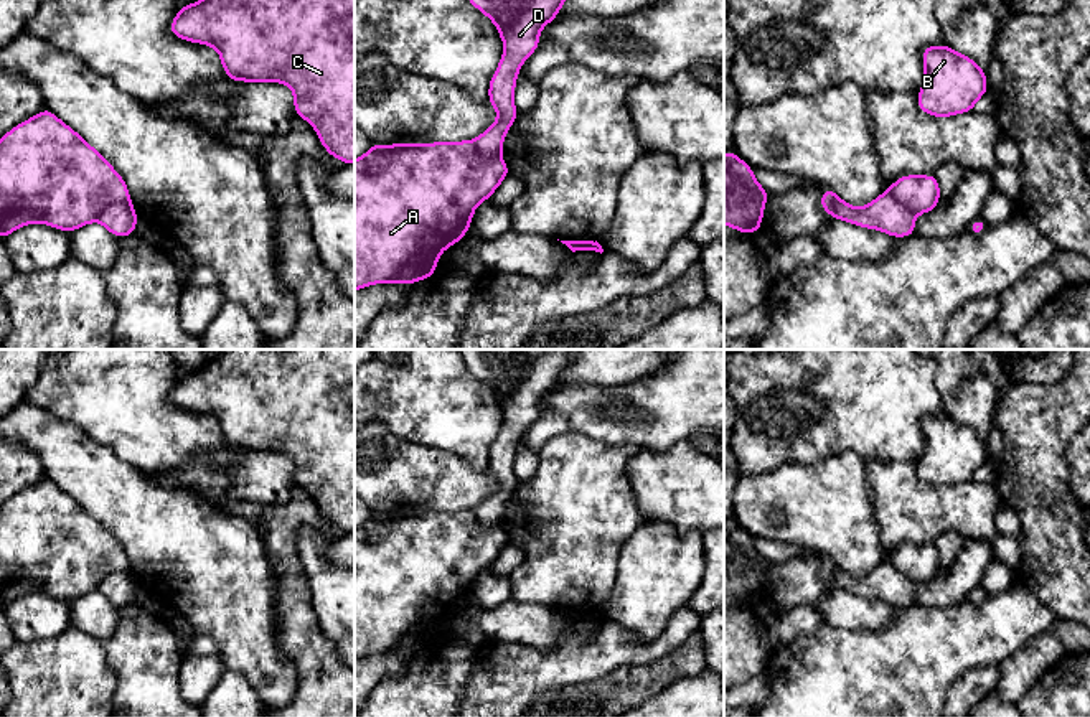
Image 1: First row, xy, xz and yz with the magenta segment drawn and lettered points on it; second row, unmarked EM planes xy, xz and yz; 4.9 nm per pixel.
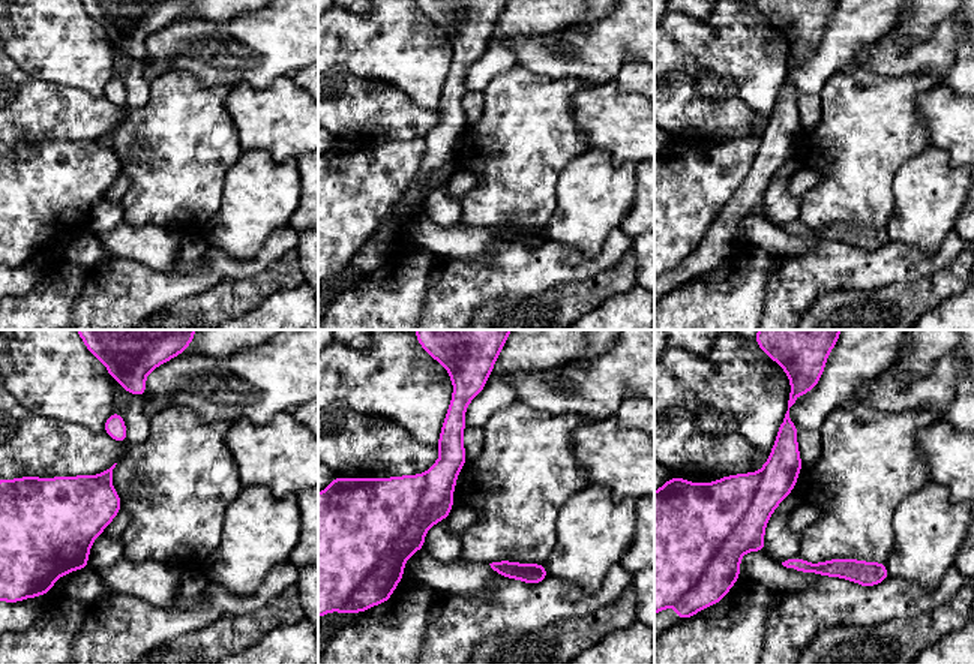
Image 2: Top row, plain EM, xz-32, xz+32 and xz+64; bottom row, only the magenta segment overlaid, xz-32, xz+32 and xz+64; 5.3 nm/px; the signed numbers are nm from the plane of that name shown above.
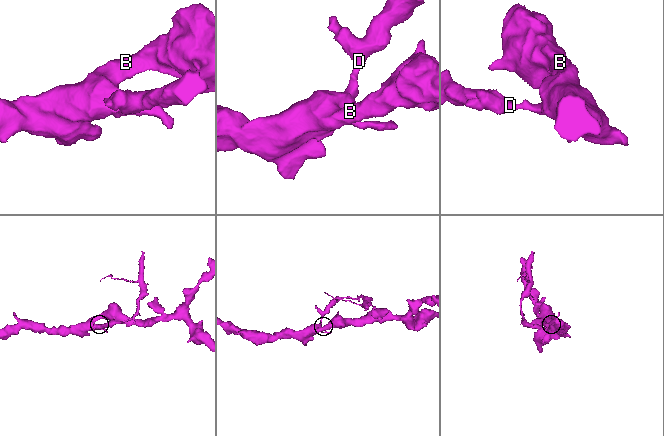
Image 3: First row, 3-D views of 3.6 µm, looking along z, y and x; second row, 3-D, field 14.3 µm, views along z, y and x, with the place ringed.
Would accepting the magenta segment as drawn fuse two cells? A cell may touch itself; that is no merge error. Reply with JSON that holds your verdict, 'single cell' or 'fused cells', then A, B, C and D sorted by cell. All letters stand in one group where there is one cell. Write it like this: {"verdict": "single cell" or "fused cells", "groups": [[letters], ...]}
{"verdict": "fused cells", "groups": [["A", "B", "C"], ["D"]]}

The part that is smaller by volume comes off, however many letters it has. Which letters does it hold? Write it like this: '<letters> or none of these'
D

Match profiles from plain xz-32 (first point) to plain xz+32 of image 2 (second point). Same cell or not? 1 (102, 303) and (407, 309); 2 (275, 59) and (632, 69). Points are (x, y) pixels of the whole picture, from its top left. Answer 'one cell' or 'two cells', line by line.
1: two cells
2: two cells

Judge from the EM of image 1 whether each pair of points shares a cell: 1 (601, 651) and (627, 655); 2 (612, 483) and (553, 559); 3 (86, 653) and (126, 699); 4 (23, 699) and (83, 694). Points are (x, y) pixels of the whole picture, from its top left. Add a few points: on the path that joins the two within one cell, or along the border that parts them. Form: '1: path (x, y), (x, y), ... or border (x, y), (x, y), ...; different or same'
1: path (607, 651), (620, 651); same
2: path (594, 501), (571, 524), (571, 541); same
3: border (104, 648), (104, 658), (116, 683), (112, 699); different
4: path (38, 699), (68, 696); same

